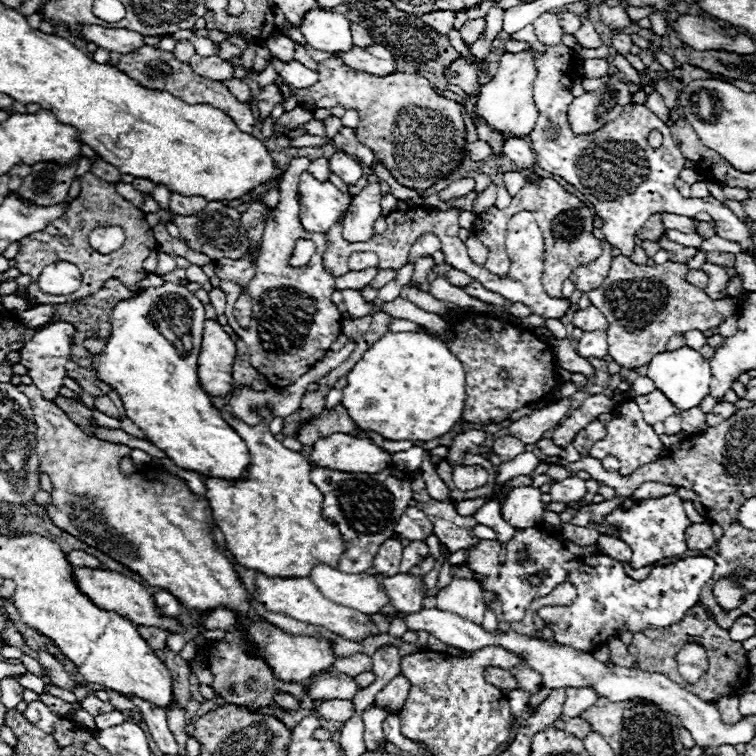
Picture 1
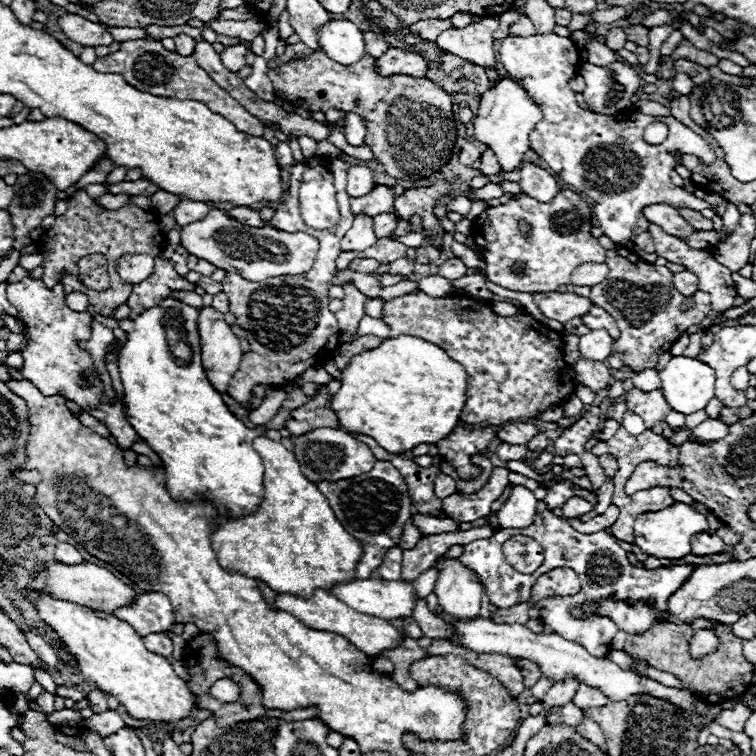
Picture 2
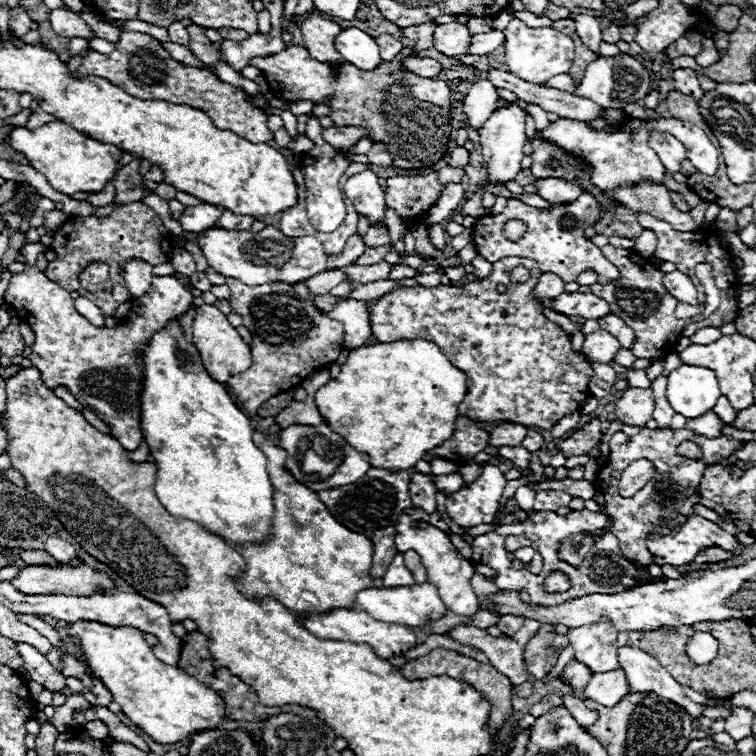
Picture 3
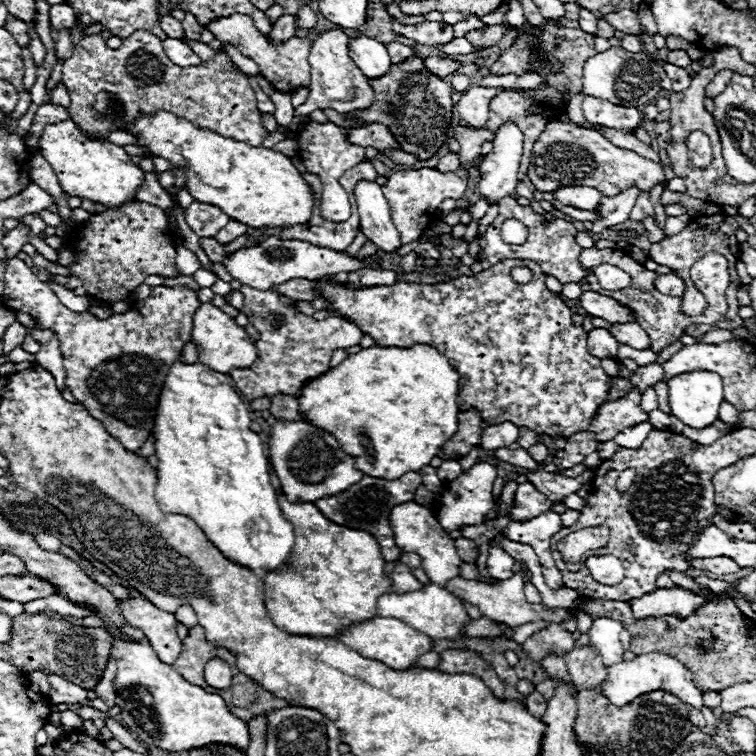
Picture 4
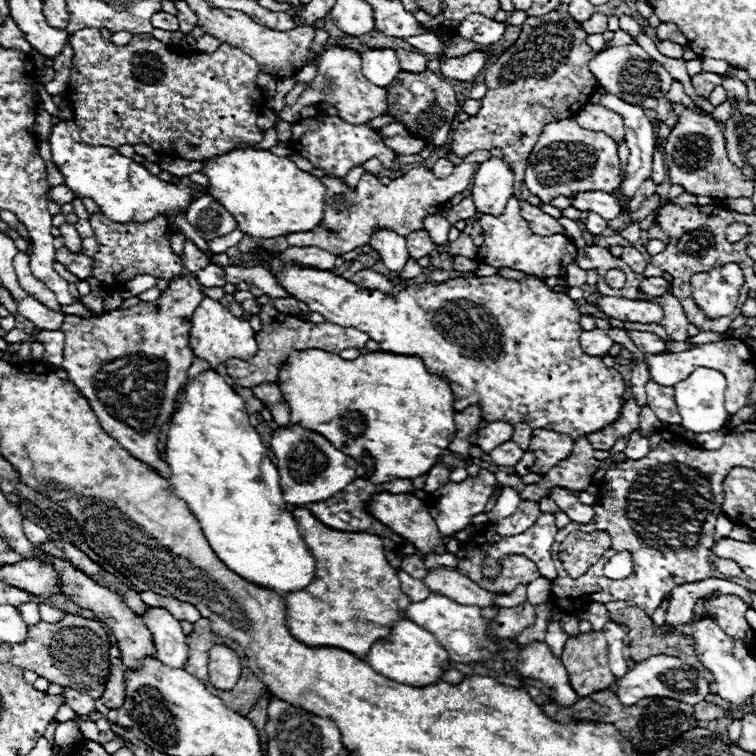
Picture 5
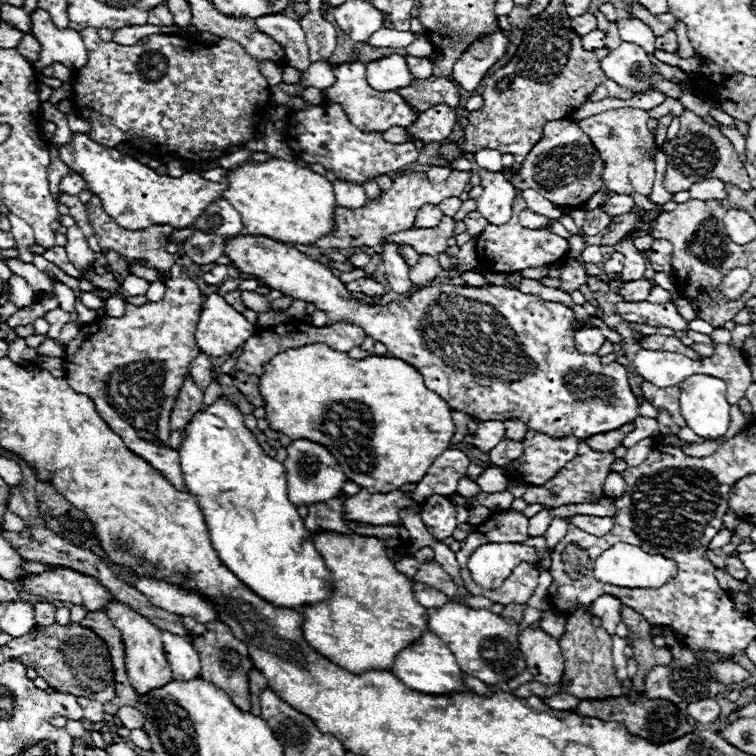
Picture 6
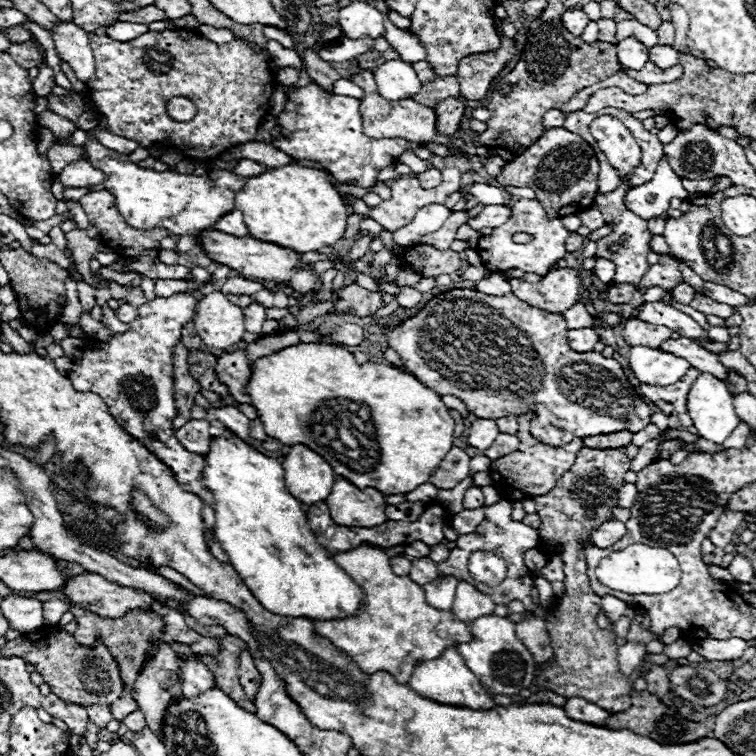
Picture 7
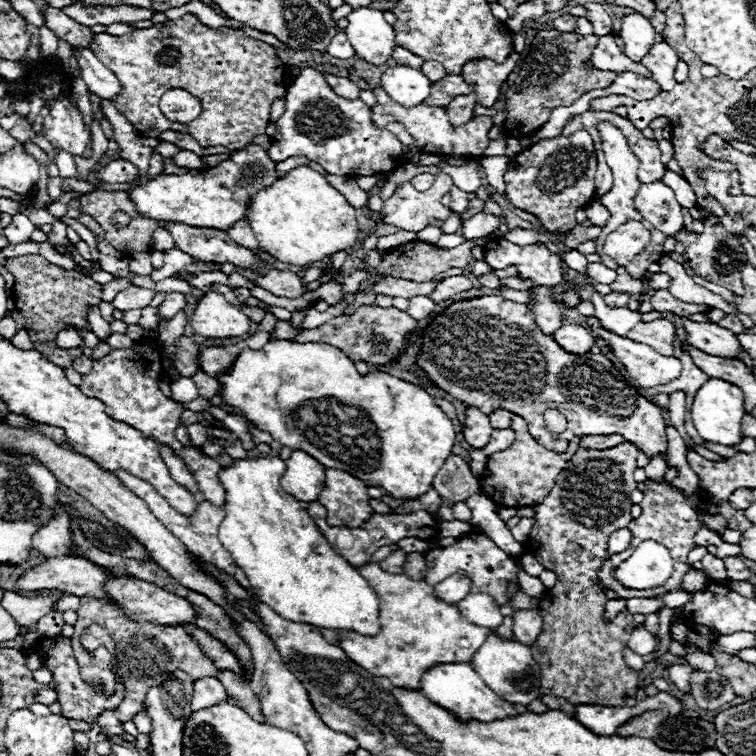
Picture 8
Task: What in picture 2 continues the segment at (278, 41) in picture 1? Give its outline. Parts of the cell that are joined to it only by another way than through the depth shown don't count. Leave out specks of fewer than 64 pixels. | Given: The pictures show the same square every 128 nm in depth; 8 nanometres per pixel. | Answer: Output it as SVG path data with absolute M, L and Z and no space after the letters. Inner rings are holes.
M324 52L280 64L270 70L268 78L274 84L276 96L292 106L308 108L312 112L336 108L344 114L354 112L364 118L368 126L366 144L394 178L426 178L450 162L456 146L456 120L444 116L454 116L452 102L450 96L428 78L380 76L372 56L366 56L358 64L344 66ZM390 106L394 106L394 116L390 114Z

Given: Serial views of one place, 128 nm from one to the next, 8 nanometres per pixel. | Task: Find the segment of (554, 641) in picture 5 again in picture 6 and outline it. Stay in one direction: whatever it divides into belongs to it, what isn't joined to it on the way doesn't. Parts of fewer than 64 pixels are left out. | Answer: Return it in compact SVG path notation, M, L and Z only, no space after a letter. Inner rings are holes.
M554 610L542 612L542 618L540 618L540 628L542 628L544 632L548 632L550 636L560 638L560 636L564 634L564 628L566 628L566 618L564 618L564 614L554 612Z

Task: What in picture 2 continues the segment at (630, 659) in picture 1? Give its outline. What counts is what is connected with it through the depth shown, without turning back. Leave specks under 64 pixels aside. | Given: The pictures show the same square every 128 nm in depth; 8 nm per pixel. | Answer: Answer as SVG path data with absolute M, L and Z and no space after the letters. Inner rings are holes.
M638 660L636 662L636 668L637 670L646 673L647 675L649 675L650 678L657 680L665 686L675 687L677 689L685 689L681 681L675 676L667 672L656 670L655 668L648 665L646 662Z

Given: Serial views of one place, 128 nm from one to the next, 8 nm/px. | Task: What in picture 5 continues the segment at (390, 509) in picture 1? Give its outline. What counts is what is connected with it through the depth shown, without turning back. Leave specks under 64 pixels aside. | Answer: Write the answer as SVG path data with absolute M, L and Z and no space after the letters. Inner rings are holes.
M356 478L356 482L352 482L352 486L346 486L340 494L336 494L336 496L324 500L324 502L314 502L314 504L310 506L310 512L312 512L322 524L326 524L328 528L342 530L342 532L368 532L368 534L380 536L384 542L392 540L394 546L396 546L396 544L402 544L402 538L400 538L398 534L394 534L388 526L384 526L382 522L378 522L376 518L372 518L372 516L364 510L364 502L366 502L374 492L380 492L380 490L404 492L404 482L402 482L402 480L396 480L396 482L390 482L390 484L384 484L384 486L372 486L372 482L368 482L368 480Z

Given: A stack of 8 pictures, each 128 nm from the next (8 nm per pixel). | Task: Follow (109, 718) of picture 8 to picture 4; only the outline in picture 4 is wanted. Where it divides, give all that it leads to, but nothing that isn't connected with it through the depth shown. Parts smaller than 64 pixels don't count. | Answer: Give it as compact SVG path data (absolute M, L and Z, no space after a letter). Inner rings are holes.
M48 674L48 680L52 684L52 692L48 694L52 704L64 702L64 704L78 704L80 706L88 700L88 692L84 688L80 688L80 686L72 684L72 682L56 676L56 674Z

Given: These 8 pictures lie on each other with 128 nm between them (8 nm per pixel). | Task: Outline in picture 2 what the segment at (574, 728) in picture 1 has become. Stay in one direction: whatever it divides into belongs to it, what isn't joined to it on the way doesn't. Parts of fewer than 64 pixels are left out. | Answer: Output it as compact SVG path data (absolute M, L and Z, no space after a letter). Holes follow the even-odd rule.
M572 702L560 706L558 710L554 710L554 712L550 712L550 714L546 716L546 722L548 722L548 724L566 722L566 724L570 724L570 726L574 726L574 728L580 724L580 720L582 720L582 710L580 710L578 706L572 706Z

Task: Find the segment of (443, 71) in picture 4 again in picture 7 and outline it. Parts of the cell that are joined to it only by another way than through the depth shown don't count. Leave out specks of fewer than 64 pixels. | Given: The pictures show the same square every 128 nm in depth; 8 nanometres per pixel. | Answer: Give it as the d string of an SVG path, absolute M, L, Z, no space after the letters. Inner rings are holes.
M500 30L500 36L502 36L502 46L496 50L496 52L484 52L484 54L472 54L472 56L466 56L460 60L458 64L458 82L460 82L460 94L466 98L466 100L484 100L486 94L488 94L488 88L490 88L490 82L502 72L502 68L506 66L506 62L510 62L516 54L516 46L514 46L514 40L510 40L508 36L502 34Z

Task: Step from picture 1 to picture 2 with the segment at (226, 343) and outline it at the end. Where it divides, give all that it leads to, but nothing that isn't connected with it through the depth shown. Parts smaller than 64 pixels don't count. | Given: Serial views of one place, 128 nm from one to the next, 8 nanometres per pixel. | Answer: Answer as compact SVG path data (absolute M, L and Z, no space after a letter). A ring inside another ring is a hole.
M212 306L200 308L198 326L202 342L202 366L212 386L220 392L226 392L228 382L236 374L244 356L240 338L224 322L224 314L216 312Z

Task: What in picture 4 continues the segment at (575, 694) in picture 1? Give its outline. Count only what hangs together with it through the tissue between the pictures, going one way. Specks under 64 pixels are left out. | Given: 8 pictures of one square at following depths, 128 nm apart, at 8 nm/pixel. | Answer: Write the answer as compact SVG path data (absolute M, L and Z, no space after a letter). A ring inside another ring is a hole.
M656 652L642 654L642 656L636 656L630 662L620 662L620 666L610 666L604 684L600 684L600 692L614 706L626 706L634 698L638 698L642 694L648 694L648 692L656 692L656 690L676 694L676 698L680 698L682 702L688 702L688 706L692 706L692 708L702 708L704 706L702 704L702 692L696 688L692 672L668 654L656 654Z

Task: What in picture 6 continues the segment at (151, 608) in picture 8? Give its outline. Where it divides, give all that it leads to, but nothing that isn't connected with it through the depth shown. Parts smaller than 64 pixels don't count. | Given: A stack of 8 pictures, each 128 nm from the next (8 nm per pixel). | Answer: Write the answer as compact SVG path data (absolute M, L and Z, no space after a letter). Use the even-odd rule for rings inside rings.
M54 566L52 570L46 570L42 574L28 574L22 582L18 582L18 588L50 600L84 606L88 612L104 610L108 602L116 600L110 590L96 582L96 578L60 566Z

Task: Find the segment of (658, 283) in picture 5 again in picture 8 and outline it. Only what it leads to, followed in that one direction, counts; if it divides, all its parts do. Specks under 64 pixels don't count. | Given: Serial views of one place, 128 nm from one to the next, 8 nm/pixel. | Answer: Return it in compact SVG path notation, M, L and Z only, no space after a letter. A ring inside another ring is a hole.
M620 292L606 294L606 296L604 296L604 302L606 302L610 308L624 308L624 306L628 304L628 294L620 294Z

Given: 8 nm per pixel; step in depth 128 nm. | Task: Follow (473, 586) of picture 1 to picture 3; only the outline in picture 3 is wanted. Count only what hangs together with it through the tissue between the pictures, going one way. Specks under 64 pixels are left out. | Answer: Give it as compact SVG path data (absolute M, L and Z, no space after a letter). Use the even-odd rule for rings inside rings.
M408 508L404 510L404 514L400 514L398 524L396 524L396 548L398 552L406 552L406 550L416 550L424 562L426 574L428 574L428 582L436 582L440 598L444 600L444 604L460 616L474 616L478 612L478 598L474 588L470 586L468 580L460 580L458 578L472 578L472 564L452 546L450 536L442 530L438 530L436 526L432 526L428 522L428 514L420 508Z

